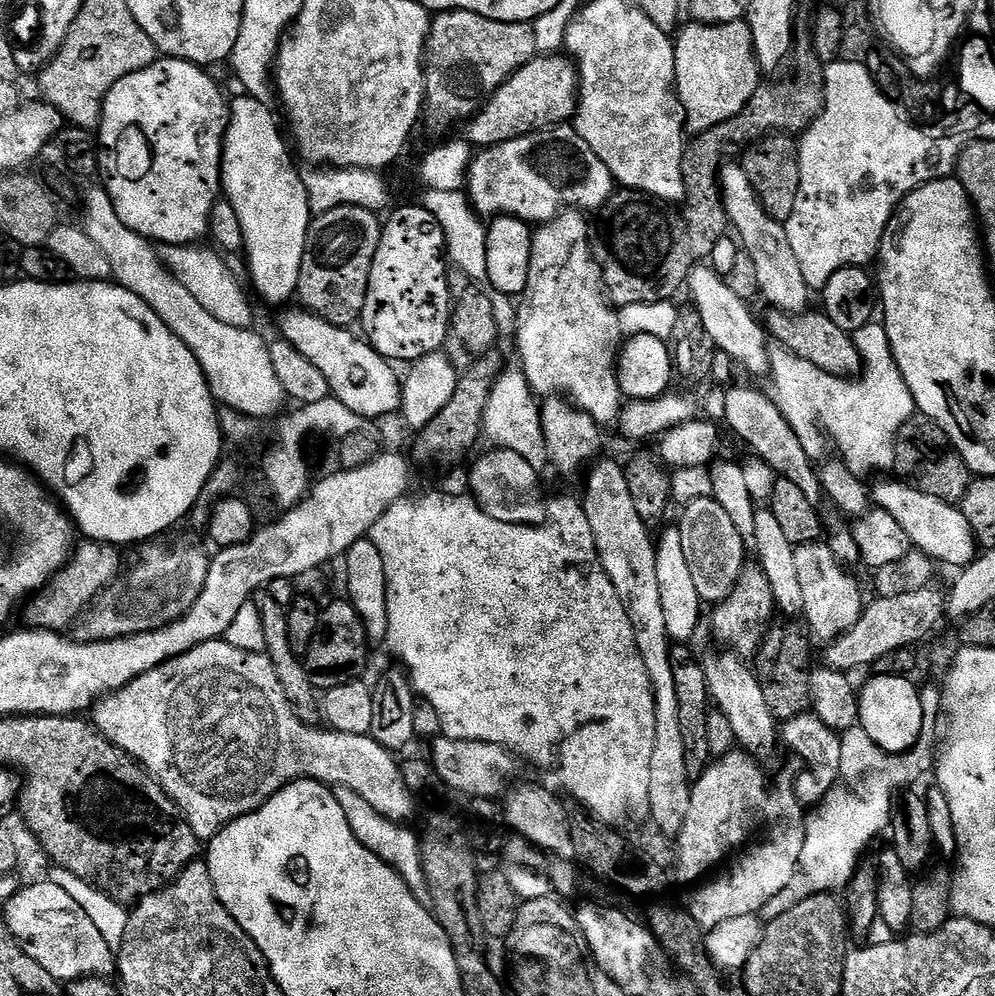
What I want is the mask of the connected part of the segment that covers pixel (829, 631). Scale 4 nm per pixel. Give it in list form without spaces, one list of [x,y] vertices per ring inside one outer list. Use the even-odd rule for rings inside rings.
[[[815,542],[796,546],[796,573],[802,586],[803,619],[806,628],[817,641],[837,640],[864,613],[866,599],[860,593],[860,584],[851,576],[849,569],[840,563],[837,556],[828,549],[827,543]],[[808,619],[808,620],[807,620]],[[816,636],[817,637],[816,637]]]

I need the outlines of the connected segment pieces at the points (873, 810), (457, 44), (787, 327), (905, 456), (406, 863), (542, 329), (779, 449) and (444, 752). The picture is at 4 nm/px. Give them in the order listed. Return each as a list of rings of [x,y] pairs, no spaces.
[[[932,718],[924,721],[924,734],[915,748],[903,754],[893,754],[883,752],[883,750],[873,742],[862,727],[851,728],[850,731],[843,733],[840,737],[842,744],[842,764],[841,774],[835,786],[824,796],[823,800],[815,809],[816,817],[807,821],[808,829],[806,838],[802,846],[802,858],[800,866],[796,869],[794,878],[790,878],[790,886],[782,890],[770,902],[766,902],[762,913],[765,921],[772,921],[780,914],[786,913],[797,906],[803,899],[810,898],[812,895],[822,895],[824,893],[839,893],[839,888],[847,889],[851,885],[853,876],[856,875],[861,867],[860,855],[868,848],[868,843],[879,834],[880,831],[887,829],[892,823],[892,801],[901,790],[907,789],[923,772],[931,773],[934,768],[934,761],[938,756],[938,724]]]
[[[442,12],[431,21],[428,30],[428,44],[424,48],[424,111],[422,113],[423,123],[428,123],[428,128],[432,132],[448,132],[455,124],[463,125],[472,119],[484,103],[501,88],[508,79],[526,62],[530,62],[538,55],[535,48],[535,30],[532,24],[515,24],[514,22],[494,22],[490,18],[482,18],[482,14],[470,14],[469,12]]]
[[[809,310],[799,314],[769,311],[766,332],[779,347],[790,350],[798,358],[818,366],[826,374],[845,378],[856,378],[862,372],[862,348],[855,344],[853,337],[842,326],[838,326],[823,311]]]
[[[919,414],[913,415],[898,430],[892,468],[903,483],[914,490],[922,490],[922,494],[930,494],[930,498],[938,498],[948,504],[963,500],[970,482],[974,479],[962,454],[958,454],[948,435],[929,416]]]
[[[337,787],[335,793],[338,798],[338,806],[342,806],[342,814],[346,814],[346,822],[350,822],[350,830],[354,830],[358,842],[362,846],[366,846],[366,850],[378,854],[378,858],[382,858],[382,862],[390,865],[404,879],[406,886],[410,886],[410,890],[419,900],[427,901],[428,887],[420,857],[421,837],[417,833],[415,836],[408,826],[401,826],[397,821],[388,820],[378,810],[374,810],[374,806],[370,806],[370,802],[366,802],[366,798],[354,794],[354,790]]]
[[[565,209],[554,219],[548,221],[547,224],[541,225],[535,229],[531,246],[530,274],[527,275],[526,290],[520,297],[519,304],[517,305],[518,318],[514,339],[515,351],[518,354],[520,352],[518,363],[521,368],[524,369],[528,384],[537,397],[547,398],[553,394],[565,397],[571,400],[577,408],[582,409],[586,414],[590,414],[590,418],[594,418],[597,424],[601,426],[607,426],[607,424],[615,425],[617,421],[619,421],[622,411],[622,393],[620,383],[616,377],[616,362],[620,359],[620,349],[622,347],[624,335],[620,326],[619,313],[607,296],[601,268],[593,258],[591,246],[592,230],[589,221],[587,224],[583,216],[585,215],[579,209]]]
[[[744,384],[730,389],[724,396],[724,420],[729,430],[749,448],[749,453],[766,462],[777,477],[794,482],[806,494],[807,501],[819,505],[825,499],[817,465],[806,454],[806,450],[802,450],[798,434],[794,434],[790,422],[786,422],[782,410],[778,410],[767,391],[759,392]]]
[[[443,734],[437,735],[437,737],[432,744],[430,759],[433,768],[436,769],[439,783],[453,788],[456,792],[461,792],[464,798],[496,800],[503,797],[509,791],[513,781],[517,779],[515,776],[518,760],[507,748],[490,742],[459,740]]]

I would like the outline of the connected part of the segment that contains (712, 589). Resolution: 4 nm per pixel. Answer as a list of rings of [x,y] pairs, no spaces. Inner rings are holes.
[[[712,496],[698,498],[694,502],[683,505],[678,521],[682,534],[682,551],[690,566],[690,575],[694,578],[694,586],[698,589],[701,601],[705,605],[721,604],[734,590],[742,570],[746,566],[746,549],[742,538],[738,536],[737,527],[726,514],[719,502]]]

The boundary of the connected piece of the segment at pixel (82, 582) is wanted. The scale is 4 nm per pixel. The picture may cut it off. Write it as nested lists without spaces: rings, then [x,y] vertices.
[[[81,539],[73,547],[67,564],[52,575],[47,586],[23,605],[22,613],[24,612],[24,620],[28,623],[25,625],[41,632],[63,633],[71,629],[88,611],[88,605],[121,575],[120,552],[121,549],[115,544],[99,544],[97,540]]]

